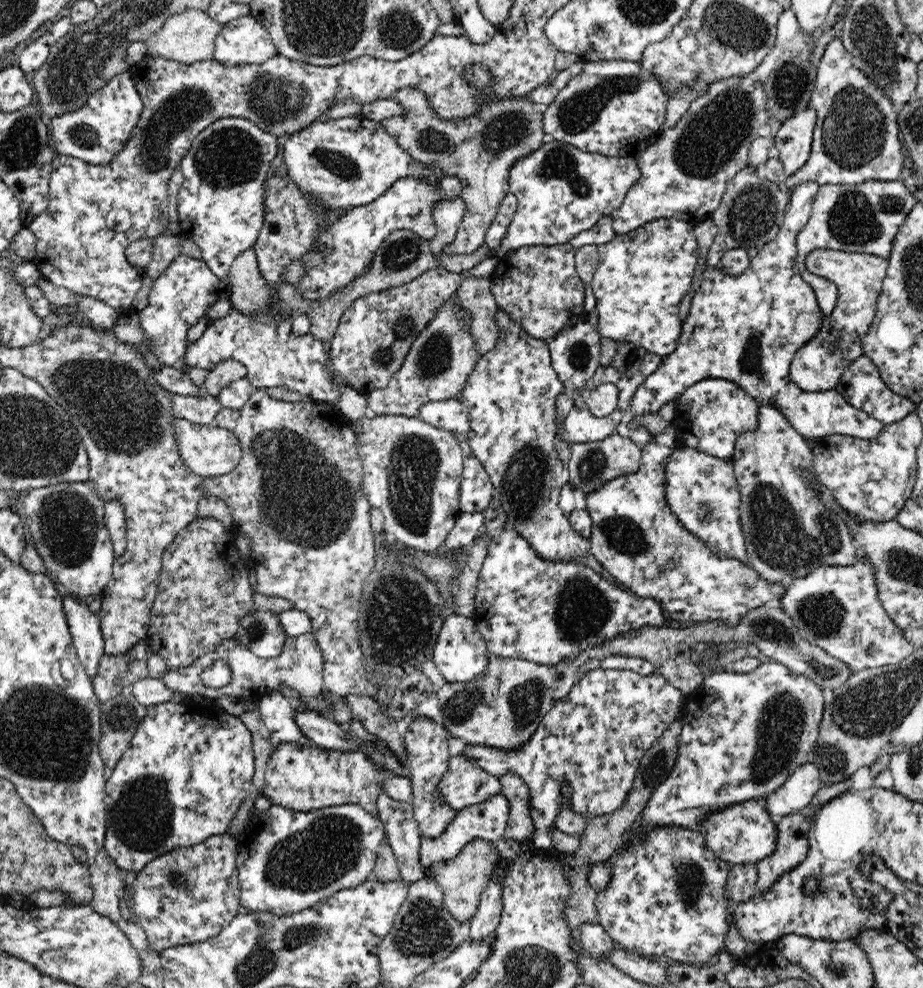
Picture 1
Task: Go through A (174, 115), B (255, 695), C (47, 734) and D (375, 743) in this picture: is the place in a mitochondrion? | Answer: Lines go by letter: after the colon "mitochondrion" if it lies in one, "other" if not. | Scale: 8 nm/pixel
A: mitochondrion
B: other
C: mitochondrion
D: other

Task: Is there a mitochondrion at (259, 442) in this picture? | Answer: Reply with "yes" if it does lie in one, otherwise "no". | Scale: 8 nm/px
yes

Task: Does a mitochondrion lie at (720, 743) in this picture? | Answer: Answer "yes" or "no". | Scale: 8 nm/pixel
no

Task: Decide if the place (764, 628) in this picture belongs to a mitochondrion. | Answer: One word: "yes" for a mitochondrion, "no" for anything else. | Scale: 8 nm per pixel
yes

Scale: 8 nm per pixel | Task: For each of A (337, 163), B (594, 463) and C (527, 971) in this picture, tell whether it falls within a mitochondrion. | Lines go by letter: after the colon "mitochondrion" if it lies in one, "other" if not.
A: mitochondrion
B: mitochondrion
C: mitochondrion

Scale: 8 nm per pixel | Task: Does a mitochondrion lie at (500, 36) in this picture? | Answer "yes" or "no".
no

